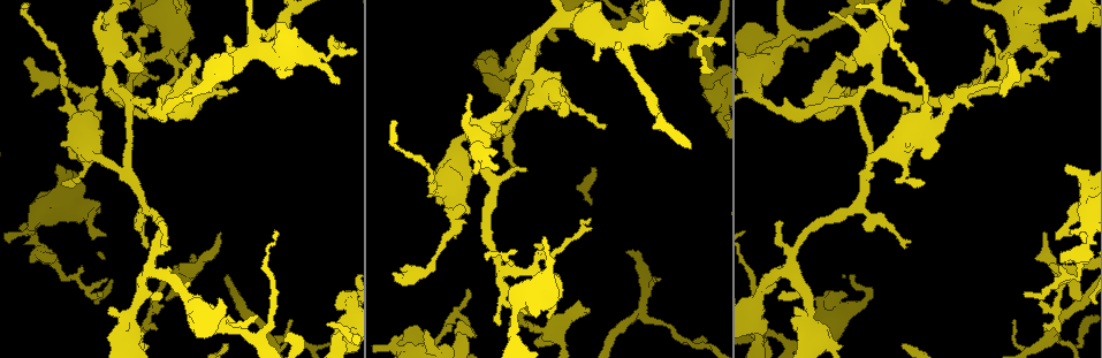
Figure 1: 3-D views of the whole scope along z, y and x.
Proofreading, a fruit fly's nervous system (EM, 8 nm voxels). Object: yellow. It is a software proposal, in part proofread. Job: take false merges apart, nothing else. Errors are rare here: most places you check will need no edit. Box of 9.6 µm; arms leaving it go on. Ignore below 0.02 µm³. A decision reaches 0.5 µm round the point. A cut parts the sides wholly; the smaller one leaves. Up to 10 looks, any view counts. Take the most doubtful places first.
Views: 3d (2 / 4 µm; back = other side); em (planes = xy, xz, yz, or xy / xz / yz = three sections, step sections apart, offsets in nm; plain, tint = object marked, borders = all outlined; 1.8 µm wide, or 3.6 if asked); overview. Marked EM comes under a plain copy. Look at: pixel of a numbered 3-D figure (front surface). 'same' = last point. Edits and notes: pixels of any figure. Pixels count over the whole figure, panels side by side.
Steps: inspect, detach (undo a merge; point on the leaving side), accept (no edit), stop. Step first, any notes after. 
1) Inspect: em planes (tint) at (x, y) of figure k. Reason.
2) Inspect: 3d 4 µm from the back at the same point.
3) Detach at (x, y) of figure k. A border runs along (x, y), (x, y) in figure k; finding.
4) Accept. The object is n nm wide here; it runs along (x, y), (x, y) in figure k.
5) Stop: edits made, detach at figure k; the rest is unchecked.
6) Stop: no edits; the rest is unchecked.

Inspect: em xz step 16 (tint) at (1025, 29) of figure 1. Calibre changes.

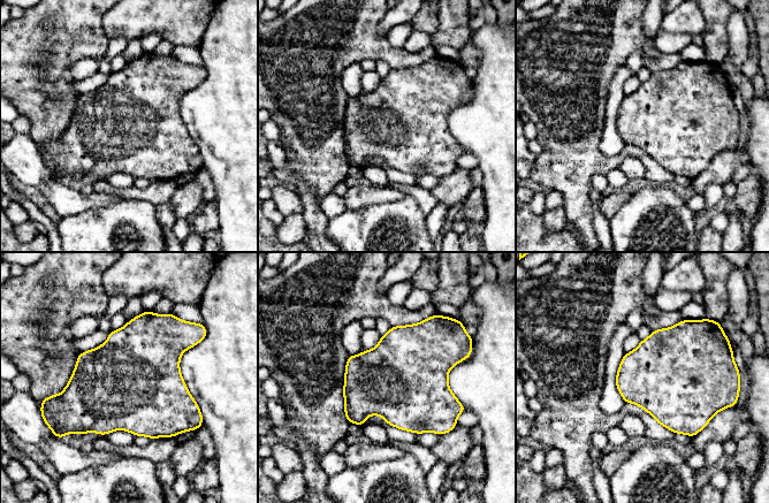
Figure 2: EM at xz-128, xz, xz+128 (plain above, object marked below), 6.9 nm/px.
Accept. Continuous, no second neuron.

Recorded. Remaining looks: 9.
Inspect: 3d 4 µm at (186, 272) of figure 1. Three arms meet.

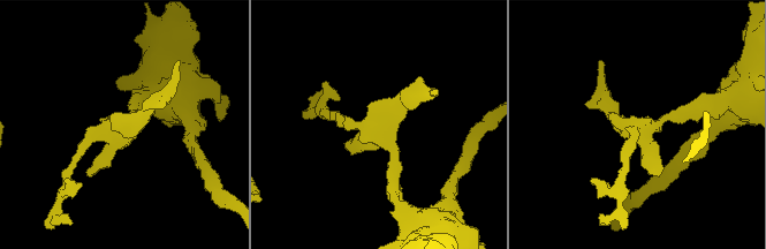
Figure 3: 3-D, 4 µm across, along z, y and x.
Inspect: em planes (tint) at (641, 126) of figure 3. Need the tissue.

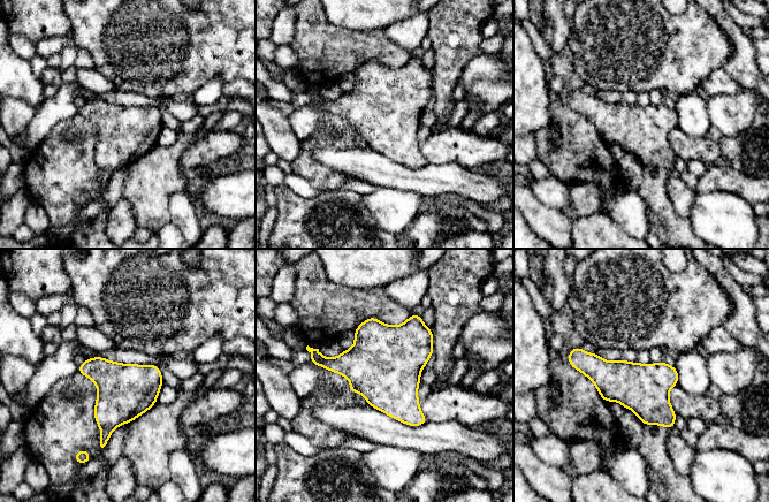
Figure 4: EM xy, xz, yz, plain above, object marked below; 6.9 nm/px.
Accept. Continuous, no second neuron.

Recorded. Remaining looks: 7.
Inspect: em xz step 16 (tint) at (792, 347) of figure 1. Calibre changes.

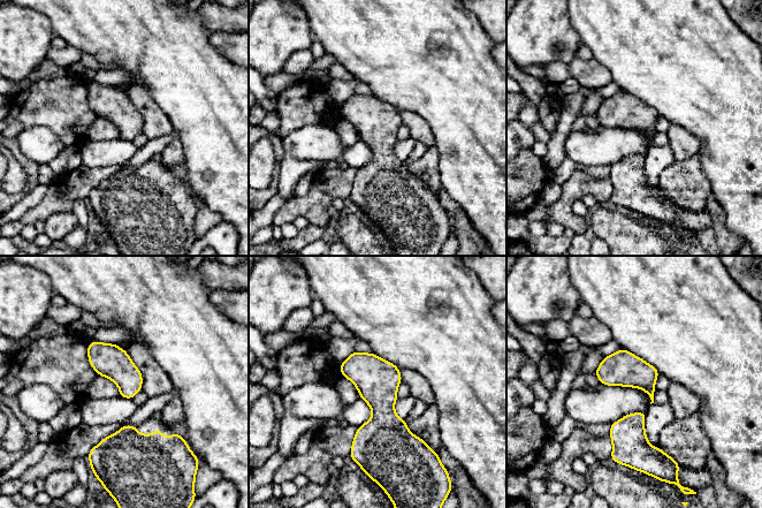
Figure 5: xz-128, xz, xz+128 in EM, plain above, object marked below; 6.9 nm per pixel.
Inspect: em xy step 4 (tint) at the same point. Another direction.

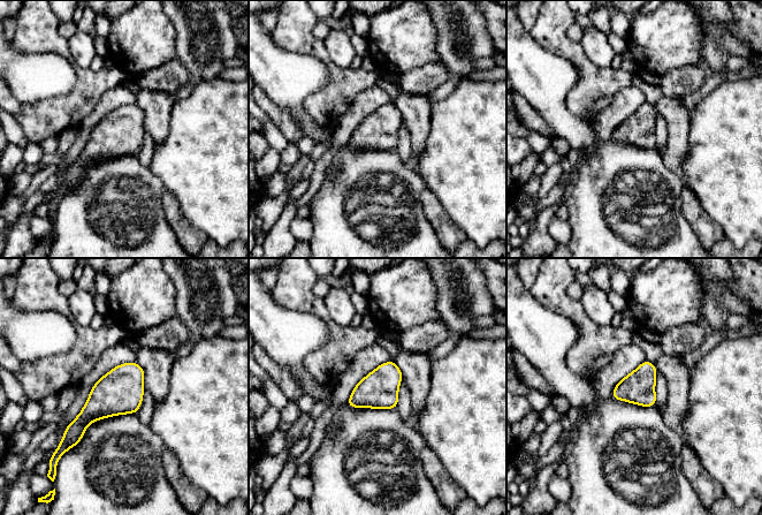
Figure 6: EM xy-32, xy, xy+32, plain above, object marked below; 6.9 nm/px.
Accept. Continuous, no second neuron.

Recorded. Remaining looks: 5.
Inspect: 3d 4 µm at (128, 163) of figure 1. Abrupt turn.

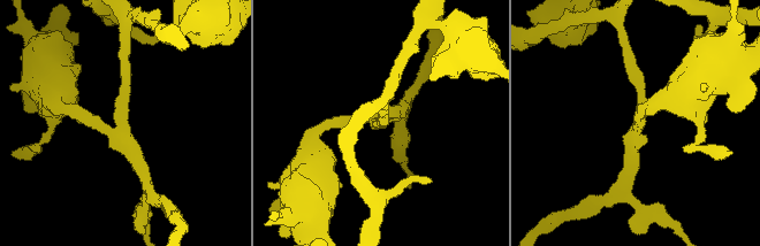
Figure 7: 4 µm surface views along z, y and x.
Inspect: em yz step 16 (tint) at (121, 119) of figure 7. 3 arms meet here; the arms are 190, 200, 260 nm wide; need the tissue.

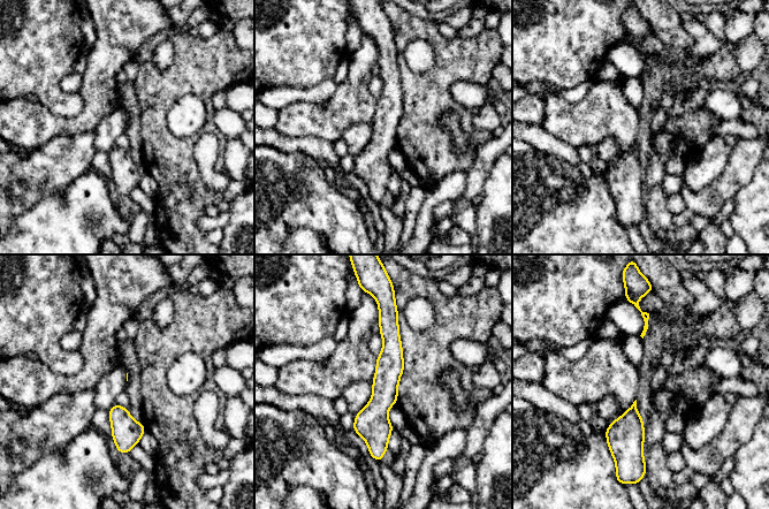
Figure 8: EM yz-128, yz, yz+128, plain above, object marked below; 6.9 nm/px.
Accept. One neuron here.

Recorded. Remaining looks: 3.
Stop: no edits; the rest is unchecked.

